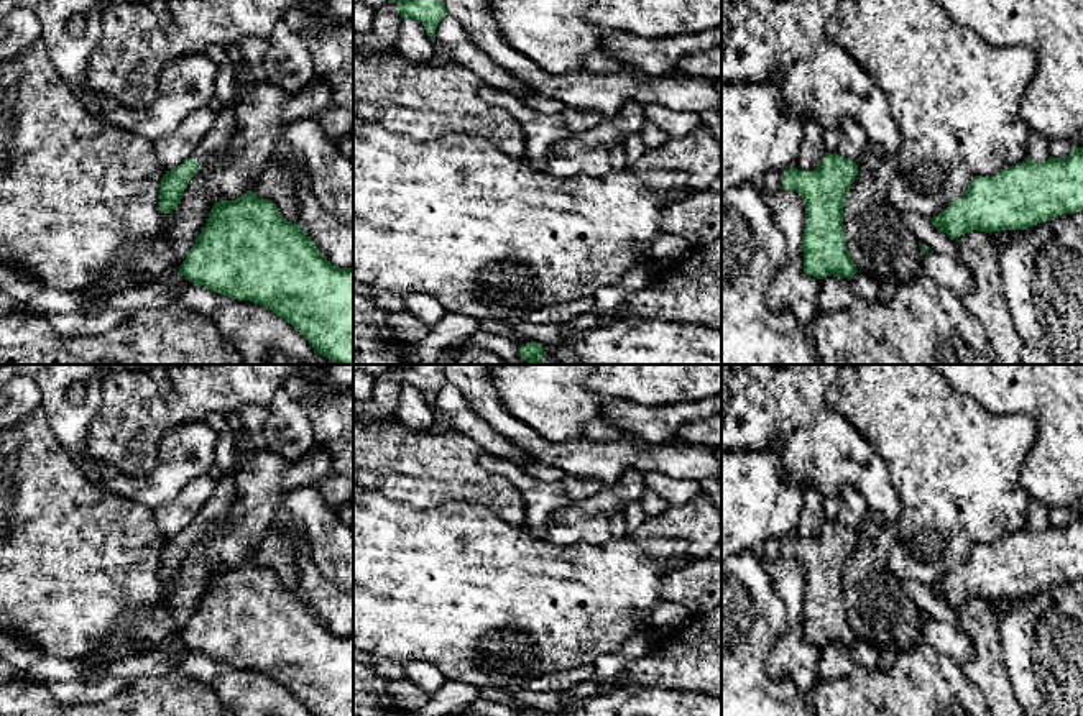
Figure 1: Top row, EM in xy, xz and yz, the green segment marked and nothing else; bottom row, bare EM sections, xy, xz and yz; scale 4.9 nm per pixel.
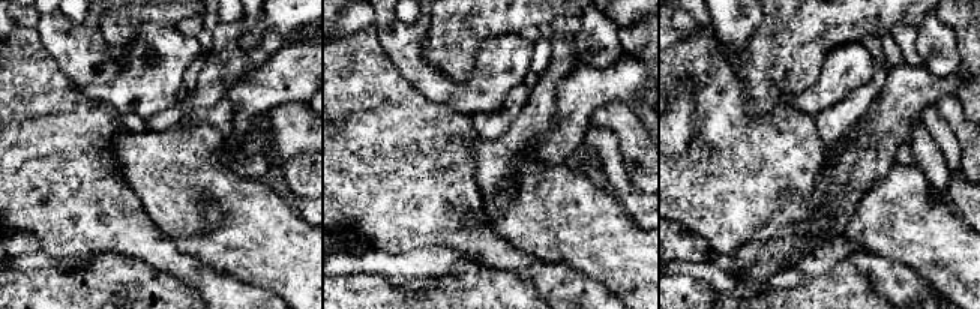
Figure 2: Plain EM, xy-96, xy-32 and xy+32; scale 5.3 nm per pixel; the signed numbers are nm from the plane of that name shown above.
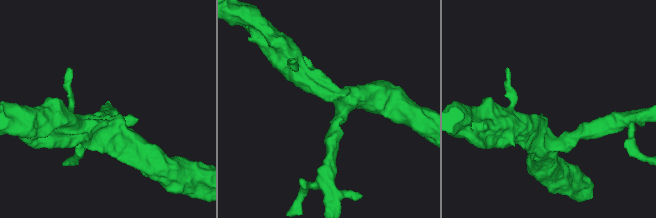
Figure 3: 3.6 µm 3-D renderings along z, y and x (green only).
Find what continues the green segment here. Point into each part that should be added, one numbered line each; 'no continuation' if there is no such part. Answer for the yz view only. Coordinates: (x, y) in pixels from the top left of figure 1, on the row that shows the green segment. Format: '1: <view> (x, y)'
no continuation

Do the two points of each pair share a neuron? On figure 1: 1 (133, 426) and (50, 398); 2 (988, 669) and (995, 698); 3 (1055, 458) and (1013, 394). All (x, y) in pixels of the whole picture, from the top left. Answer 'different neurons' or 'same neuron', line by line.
1: different neurons
2: same neuron
3: same neuron

